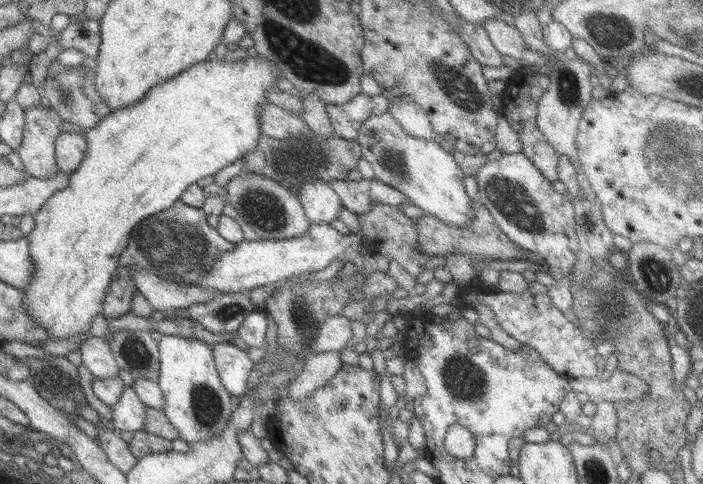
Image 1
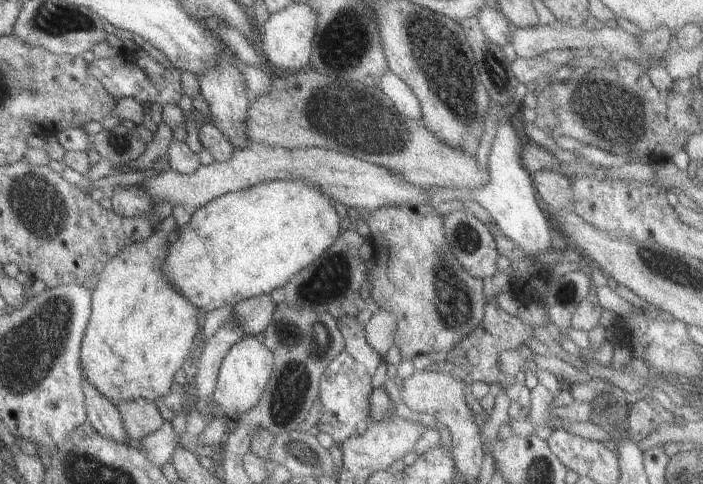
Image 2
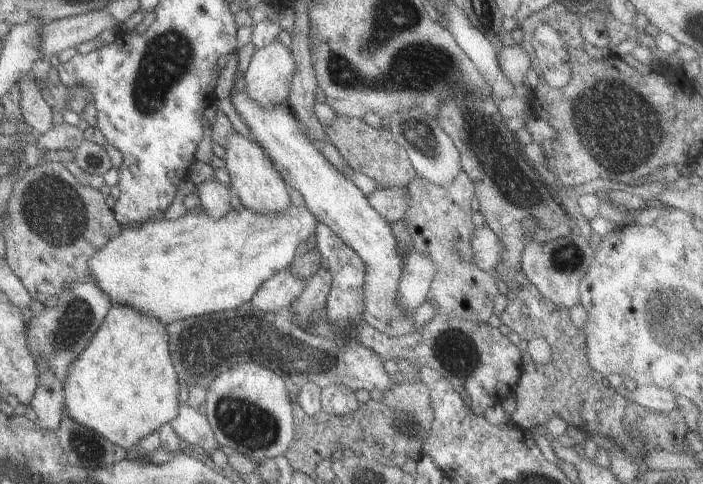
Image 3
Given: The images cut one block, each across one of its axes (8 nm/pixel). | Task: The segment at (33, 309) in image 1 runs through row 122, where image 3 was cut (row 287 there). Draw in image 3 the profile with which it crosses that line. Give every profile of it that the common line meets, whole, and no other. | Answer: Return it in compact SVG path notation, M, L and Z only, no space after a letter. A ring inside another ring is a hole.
M291 204L286 211L281 213L260 214L252 212L250 209L230 210L222 219L214 220L202 210L191 210L186 212L184 216L177 220L167 220L164 217L161 219L147 220L140 224L140 226L122 226L122 230L112 237L99 251L96 251L88 259L89 274L93 276L97 287L102 292L105 292L107 298L110 299L114 305L125 305L140 311L146 316L158 319L164 326L179 321L182 319L189 319L192 317L199 317L207 315L208 313L217 313L218 311L227 311L238 308L241 304L248 303L252 296L257 293L257 290L262 286L265 280L268 280L273 274L279 270L286 268L294 260L295 252L302 242L306 242L315 232L317 225L316 217L306 208L306 206L298 207Z

